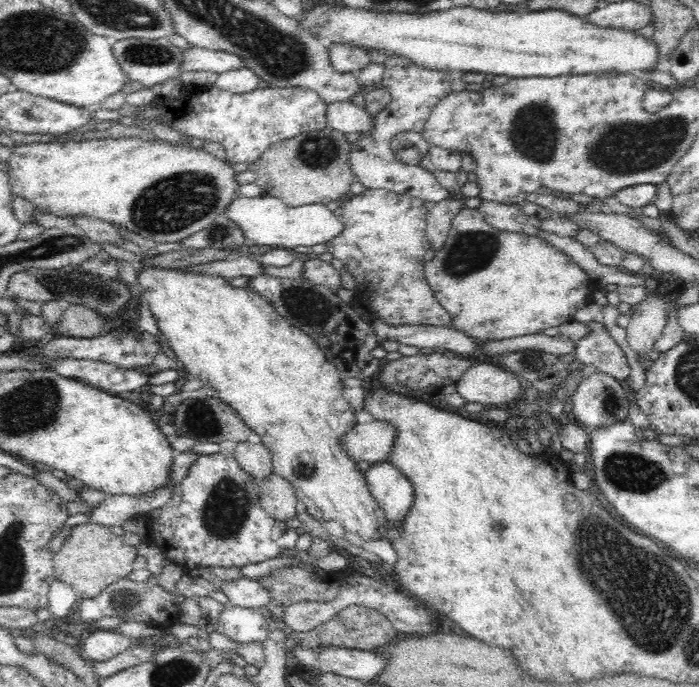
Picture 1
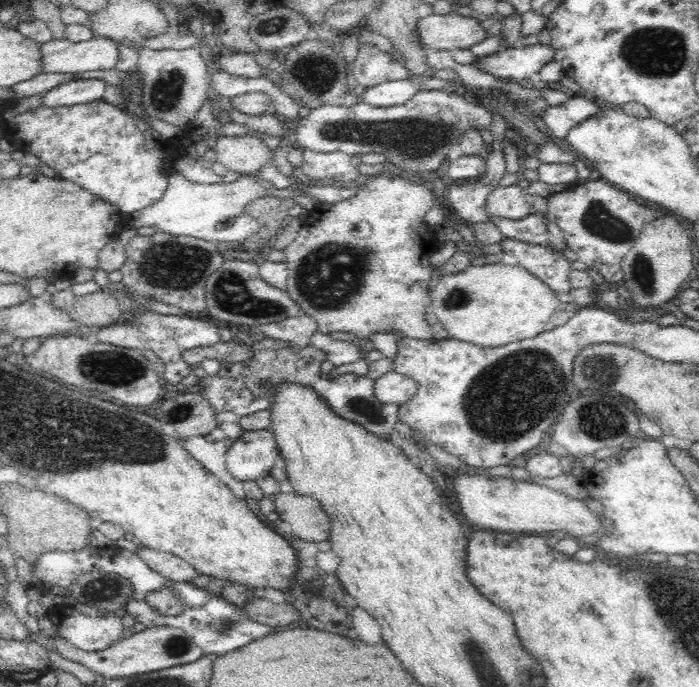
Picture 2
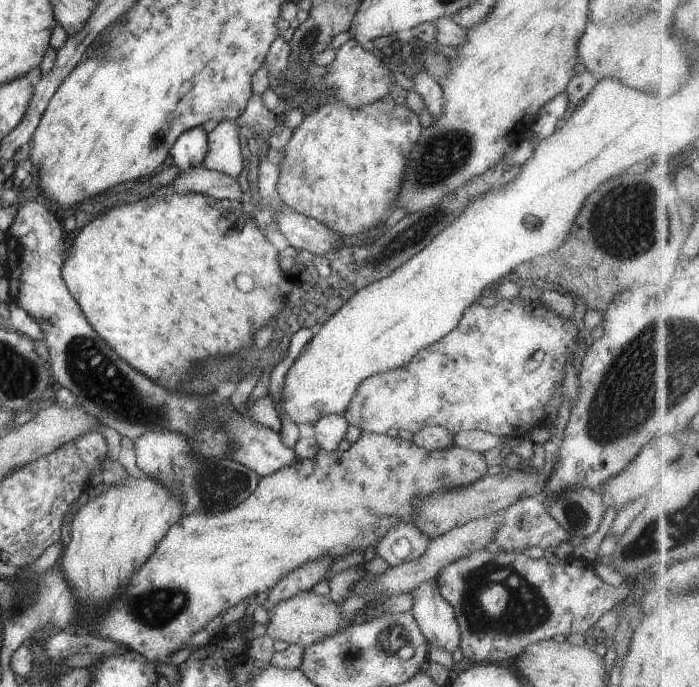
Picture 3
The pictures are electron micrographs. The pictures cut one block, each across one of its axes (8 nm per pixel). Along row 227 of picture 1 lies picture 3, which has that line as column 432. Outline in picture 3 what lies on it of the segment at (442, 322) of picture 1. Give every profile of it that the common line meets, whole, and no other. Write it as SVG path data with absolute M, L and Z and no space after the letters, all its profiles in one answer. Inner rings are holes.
M502 300L498 301L496 306L492 308L486 308L482 304L473 303L464 313L462 319L459 321L458 327L452 330L450 334L444 336L440 341L435 342L427 348L421 349L413 360L410 360L402 367L378 373L370 376L367 380L364 380L355 391L353 398L348 404L347 410L343 413L349 426L355 426L360 429L361 432L370 433L386 433L387 430L397 429L408 430L412 434L416 435L420 433L424 428L440 426L452 434L456 435L460 431L474 430L486 432L492 435L500 437L510 437L514 434L524 434L529 430L532 432L536 427L540 425L545 426L545 406L554 394L558 382L564 379L566 372L571 368L572 355L575 352L578 343L583 339L590 339L591 337L600 338L603 336L603 329L600 324L594 328L592 332L584 332L583 328L578 328L573 320L560 318L558 314L546 310L543 305L540 305L538 300L531 302L525 302L524 300Z

